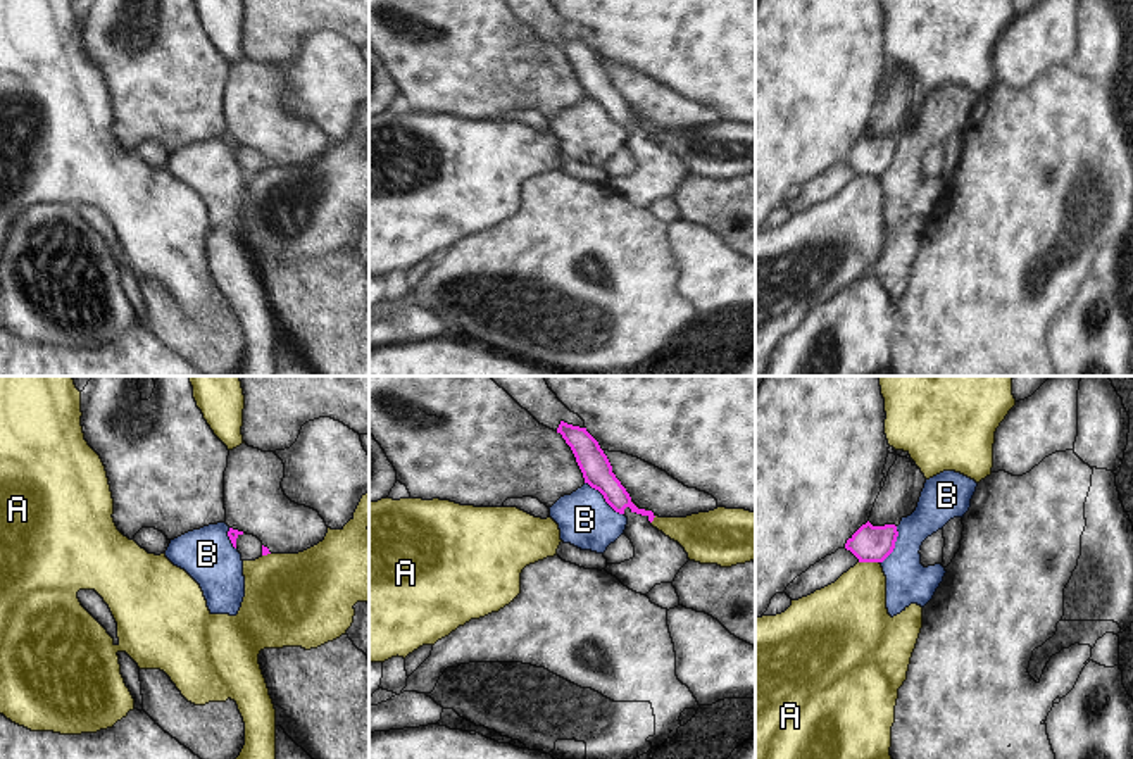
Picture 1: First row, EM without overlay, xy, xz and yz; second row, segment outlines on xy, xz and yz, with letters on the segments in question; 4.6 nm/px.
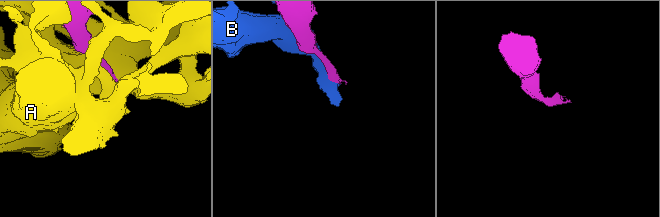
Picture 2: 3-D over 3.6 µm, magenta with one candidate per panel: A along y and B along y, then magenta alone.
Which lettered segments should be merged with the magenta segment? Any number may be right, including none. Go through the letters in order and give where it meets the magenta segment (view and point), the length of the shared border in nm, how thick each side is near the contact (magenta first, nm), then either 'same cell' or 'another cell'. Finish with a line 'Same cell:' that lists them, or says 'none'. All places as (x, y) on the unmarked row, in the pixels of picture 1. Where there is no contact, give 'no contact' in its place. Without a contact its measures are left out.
A: yz (870, 175) | 100 nm | 180/320 nm | another cell
B: xz (604, 111) | 240 nm | 140/260 nm | another cell
Same cell: none

